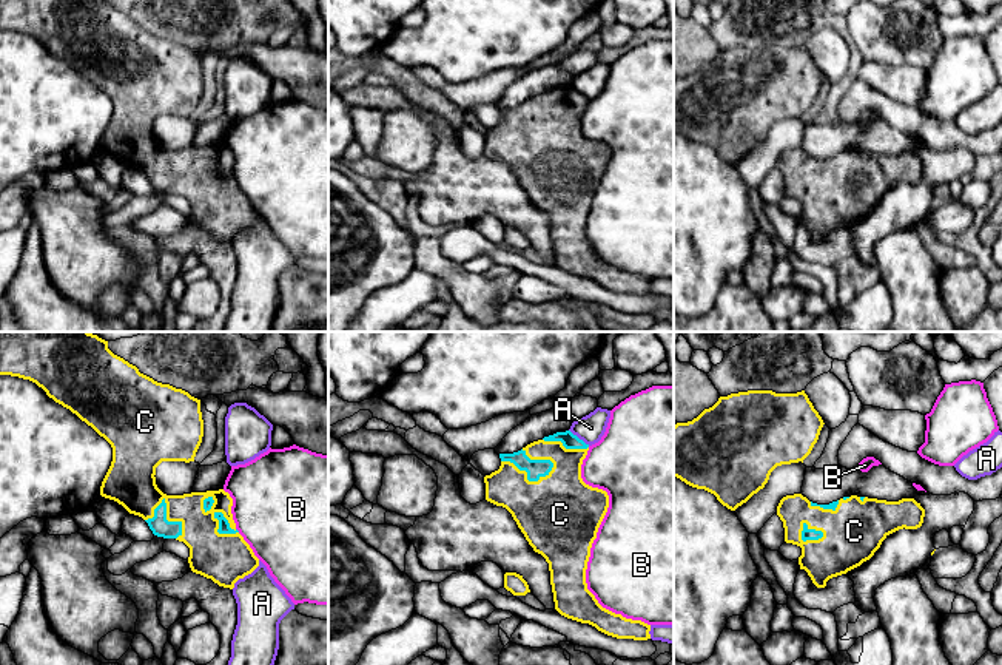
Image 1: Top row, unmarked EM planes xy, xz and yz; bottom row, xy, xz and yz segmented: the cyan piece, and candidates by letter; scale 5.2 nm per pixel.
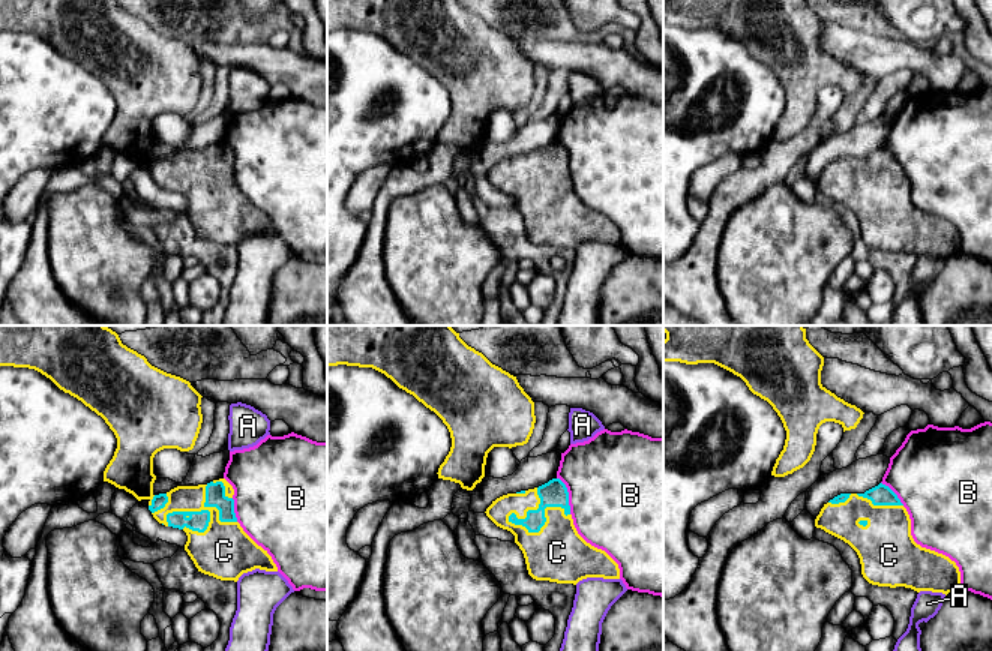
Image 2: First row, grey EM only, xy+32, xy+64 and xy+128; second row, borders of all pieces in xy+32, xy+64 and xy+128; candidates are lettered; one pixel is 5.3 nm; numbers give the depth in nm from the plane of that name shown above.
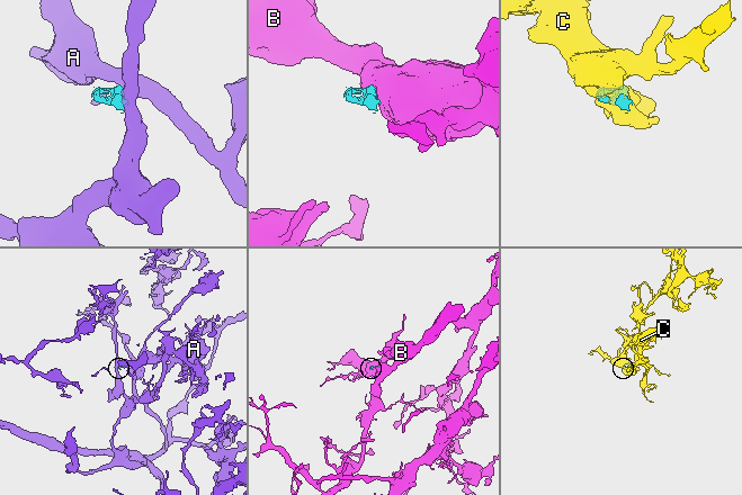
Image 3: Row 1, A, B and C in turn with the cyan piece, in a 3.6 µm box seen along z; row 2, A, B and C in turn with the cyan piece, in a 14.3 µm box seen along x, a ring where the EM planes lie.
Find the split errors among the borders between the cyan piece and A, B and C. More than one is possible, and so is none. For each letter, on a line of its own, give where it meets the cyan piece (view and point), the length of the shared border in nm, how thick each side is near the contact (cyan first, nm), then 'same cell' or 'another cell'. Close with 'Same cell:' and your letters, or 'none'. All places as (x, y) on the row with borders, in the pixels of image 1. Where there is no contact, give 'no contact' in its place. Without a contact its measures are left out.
A: contact xz (578, 438); length 140 nm; calibres 80 and 140 nm; another cell
B: no contact; another cell
C: contact xz (527, 477); length 280 nm; calibres 100 and 420 nm; same cell
Same cell: C

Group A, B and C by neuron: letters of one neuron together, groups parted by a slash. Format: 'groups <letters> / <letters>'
groups A / B / C

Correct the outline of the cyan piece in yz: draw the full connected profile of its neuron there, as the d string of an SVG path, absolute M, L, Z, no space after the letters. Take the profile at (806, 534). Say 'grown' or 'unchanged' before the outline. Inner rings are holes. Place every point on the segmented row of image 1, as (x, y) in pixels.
grown; M794 494L780 500L777 515L783 522L785 542L802 548L800 569L808 572L817 588L825 588L829 579L869 560L889 534L903 528L920 528L925 509L914 498L886 501L851 495L829 505L817 505L802 494Z

